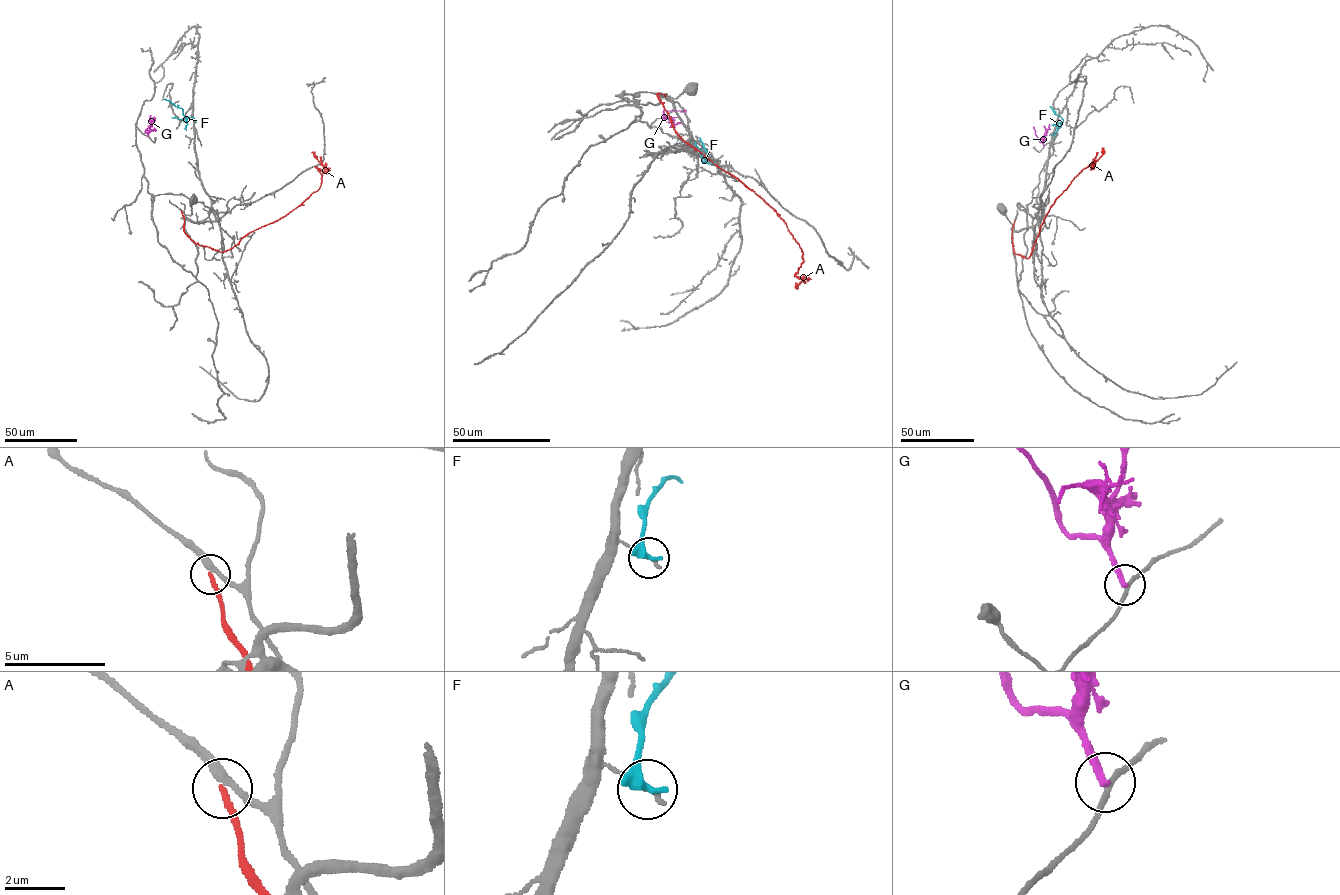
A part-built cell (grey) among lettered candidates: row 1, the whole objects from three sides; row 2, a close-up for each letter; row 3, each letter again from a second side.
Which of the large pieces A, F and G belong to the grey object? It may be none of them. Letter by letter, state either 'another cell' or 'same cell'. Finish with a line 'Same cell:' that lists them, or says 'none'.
A: another cell
F: another cell
G: another cell
Same cell: none

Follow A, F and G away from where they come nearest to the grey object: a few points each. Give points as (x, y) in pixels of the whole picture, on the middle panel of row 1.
A: (665, 96), (656, 93), (680, 137), (761, 197), (786, 224), (803, 253), (795, 275), (803, 280), (795, 282)
F: (713, 164), (703, 163), (708, 154), (699, 137)
G: (662, 118), (664, 111), (686, 110)

